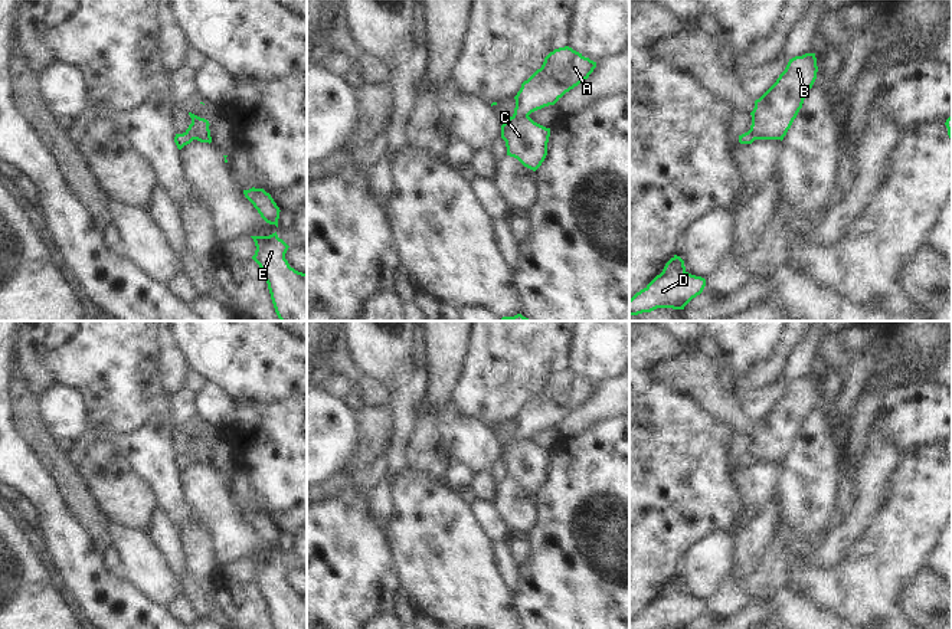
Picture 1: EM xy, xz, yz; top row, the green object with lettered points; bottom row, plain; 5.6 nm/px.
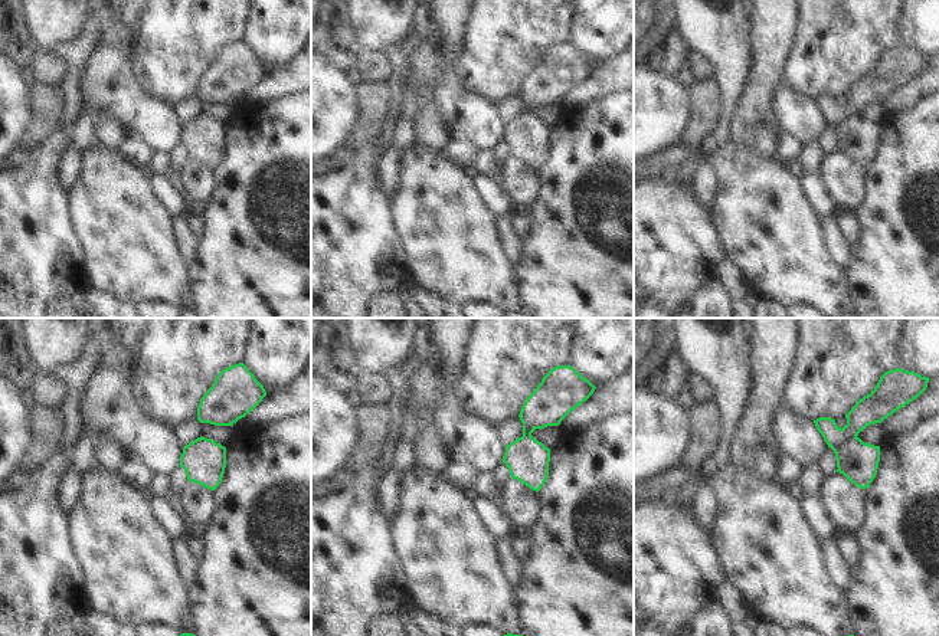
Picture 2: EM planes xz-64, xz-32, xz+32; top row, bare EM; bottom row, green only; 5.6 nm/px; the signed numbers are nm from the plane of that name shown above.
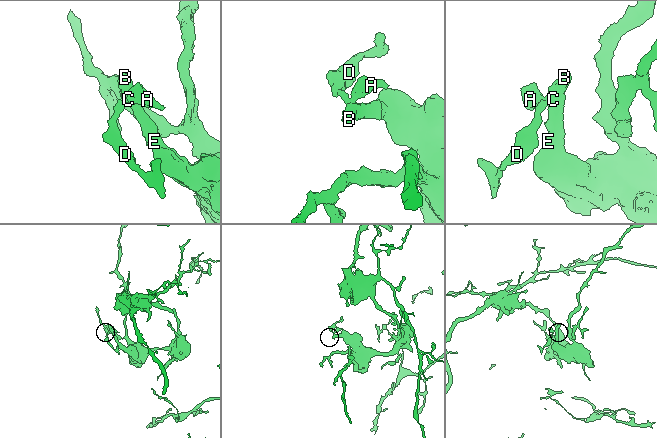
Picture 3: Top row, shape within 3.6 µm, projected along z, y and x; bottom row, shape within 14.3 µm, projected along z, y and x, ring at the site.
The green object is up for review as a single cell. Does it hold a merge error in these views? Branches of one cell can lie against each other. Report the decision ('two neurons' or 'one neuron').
two neurons

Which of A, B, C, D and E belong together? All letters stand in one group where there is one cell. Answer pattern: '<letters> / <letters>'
A D / B C E

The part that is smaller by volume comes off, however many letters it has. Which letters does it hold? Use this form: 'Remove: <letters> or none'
Remove: A, D

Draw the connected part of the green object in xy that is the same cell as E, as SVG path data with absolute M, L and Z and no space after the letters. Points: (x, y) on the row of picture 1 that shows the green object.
M277 232L269 236L251 236L256 250L252 259L259 265L275 312L281 321L307 321L307 273L289 266L285 259L288 245Z

